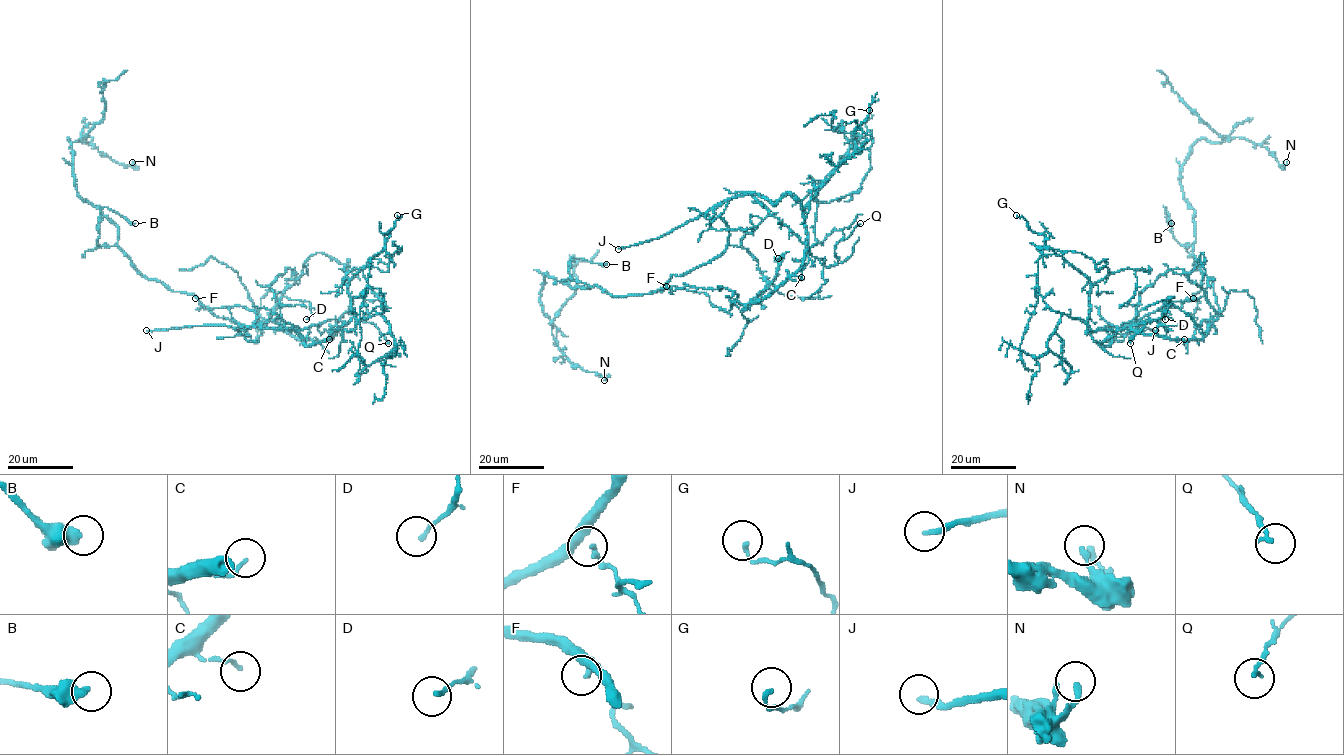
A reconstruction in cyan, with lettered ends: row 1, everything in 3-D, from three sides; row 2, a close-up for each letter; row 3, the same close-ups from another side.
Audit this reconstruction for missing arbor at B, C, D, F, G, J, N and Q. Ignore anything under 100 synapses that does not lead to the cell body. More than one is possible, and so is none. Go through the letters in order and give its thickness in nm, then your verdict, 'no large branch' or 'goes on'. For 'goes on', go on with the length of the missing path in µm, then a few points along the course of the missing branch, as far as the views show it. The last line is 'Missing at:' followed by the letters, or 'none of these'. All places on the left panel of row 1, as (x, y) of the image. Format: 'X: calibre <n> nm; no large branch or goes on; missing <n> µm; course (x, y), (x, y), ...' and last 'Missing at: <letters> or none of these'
B: calibre 480 nm; no large branch
C: calibre 110 nm; no large branch
D: calibre 140 nm; no large branch
F: calibre 110 nm; no large branch
G: calibre 120 nm; no large branch
J: calibre 200 nm; goes on; missing 400 µm
N: calibre 190 nm; no large branch
Q: calibre 160 nm; no large branch
Missing at: J

